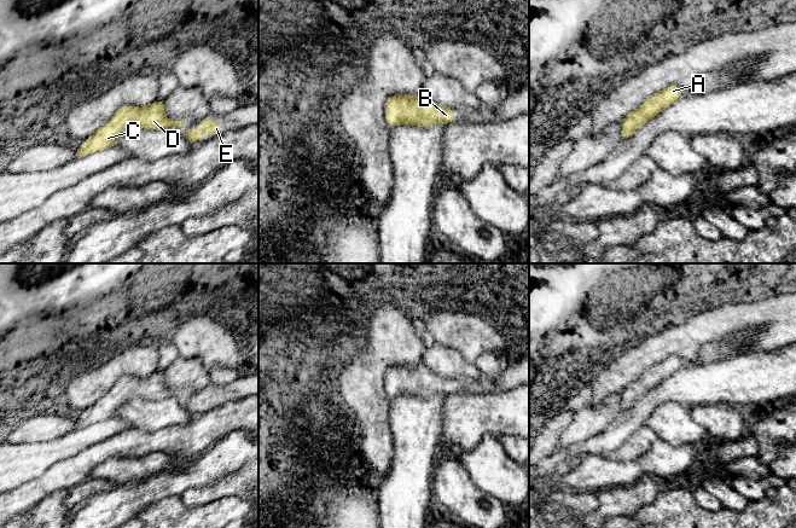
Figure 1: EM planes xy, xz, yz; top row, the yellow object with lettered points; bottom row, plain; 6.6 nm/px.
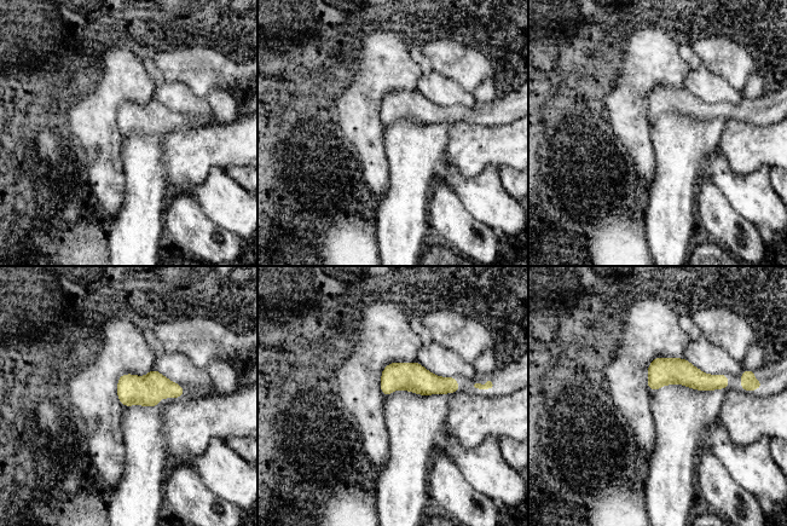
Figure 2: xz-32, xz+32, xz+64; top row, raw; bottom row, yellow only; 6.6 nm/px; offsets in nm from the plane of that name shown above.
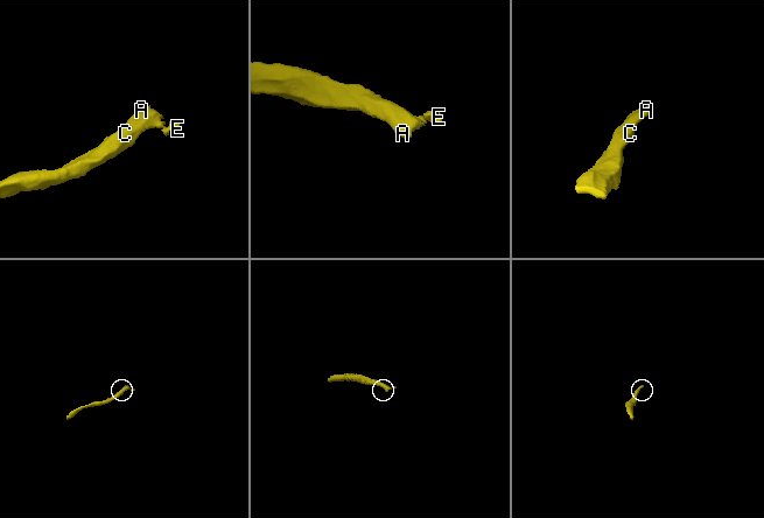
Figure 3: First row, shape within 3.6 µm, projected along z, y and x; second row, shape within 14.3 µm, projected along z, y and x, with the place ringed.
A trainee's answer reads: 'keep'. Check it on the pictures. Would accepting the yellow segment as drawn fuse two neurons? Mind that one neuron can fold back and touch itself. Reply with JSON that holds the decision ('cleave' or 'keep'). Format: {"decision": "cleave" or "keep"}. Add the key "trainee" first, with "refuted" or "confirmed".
{"trainee": "confirmed", "decision": "keep"}

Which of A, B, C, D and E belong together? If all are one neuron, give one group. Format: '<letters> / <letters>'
A B C D E

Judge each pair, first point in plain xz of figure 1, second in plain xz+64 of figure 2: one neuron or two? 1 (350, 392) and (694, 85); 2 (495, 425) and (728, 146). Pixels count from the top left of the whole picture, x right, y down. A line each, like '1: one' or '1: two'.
1: two
2: one

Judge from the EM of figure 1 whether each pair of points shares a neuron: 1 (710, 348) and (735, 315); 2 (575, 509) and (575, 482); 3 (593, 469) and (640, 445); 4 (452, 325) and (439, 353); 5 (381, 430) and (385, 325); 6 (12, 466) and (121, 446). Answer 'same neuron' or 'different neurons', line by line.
1: different neurons
2: different neurons
3: different neurons
4: different neurons
5: same neuron
6: different neurons

